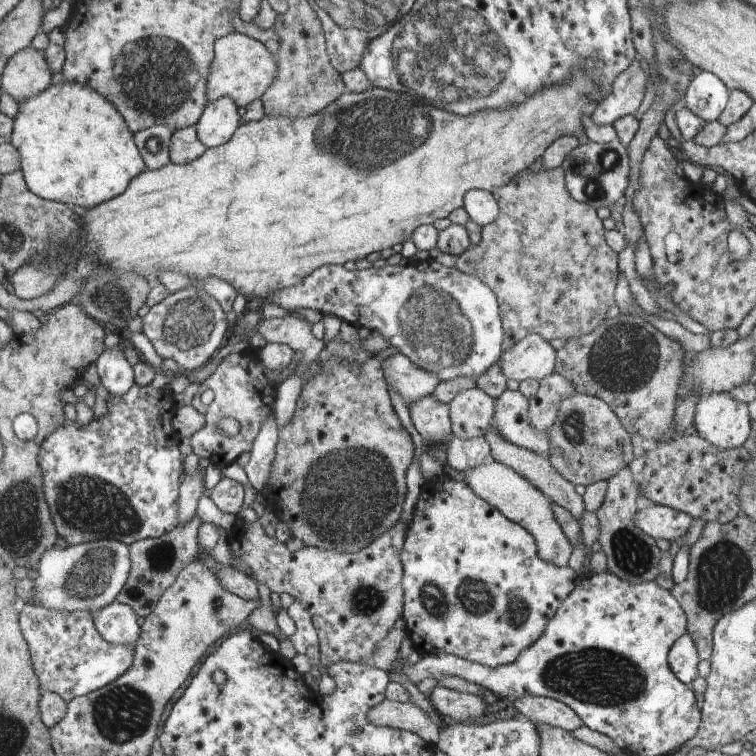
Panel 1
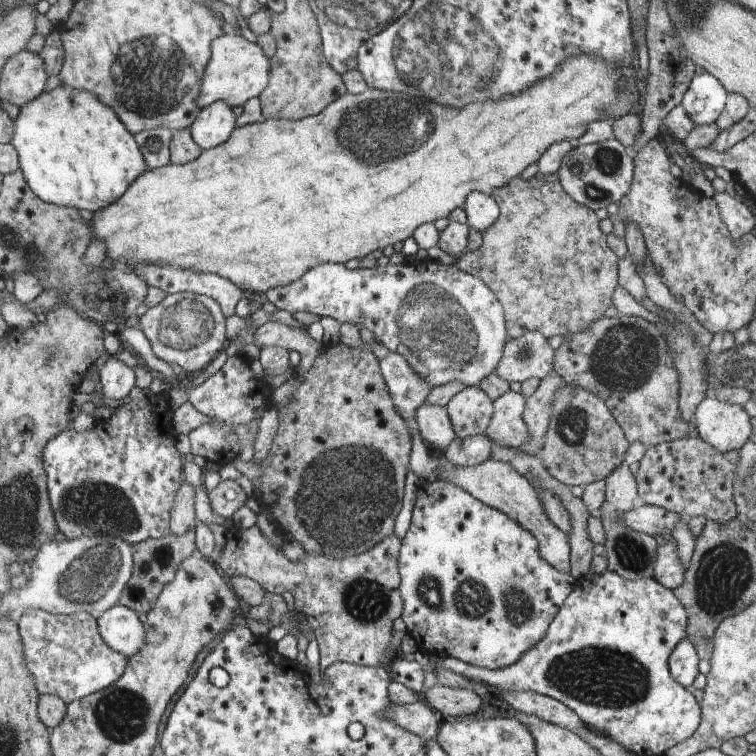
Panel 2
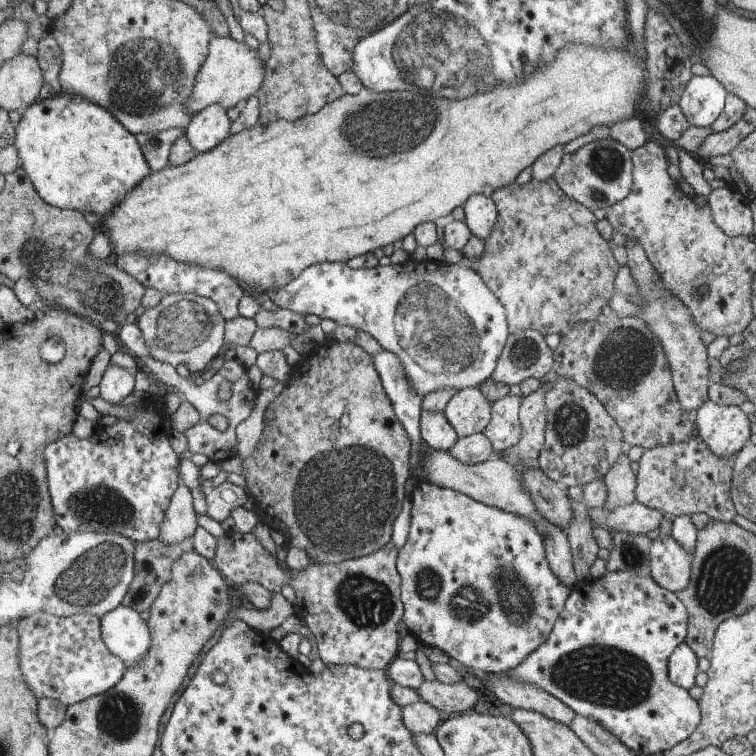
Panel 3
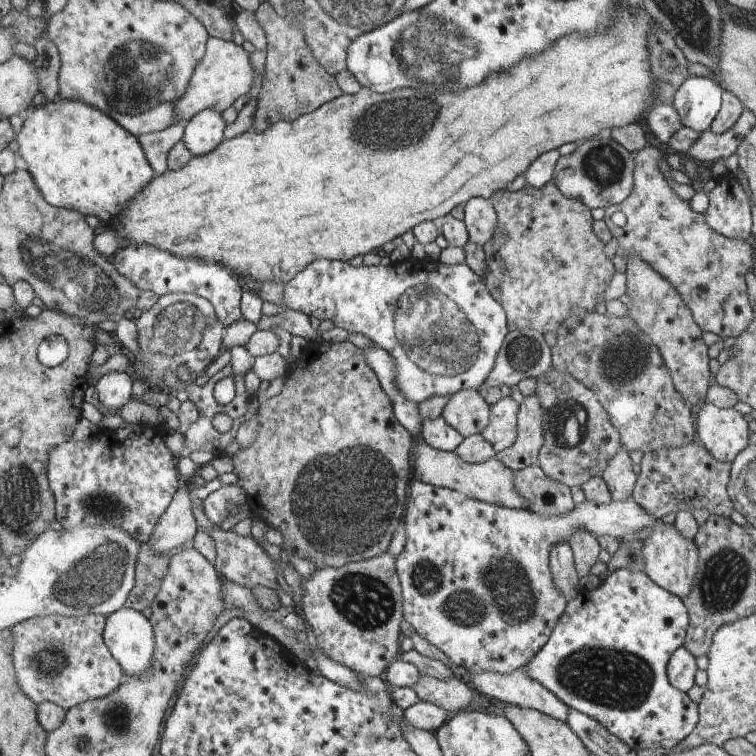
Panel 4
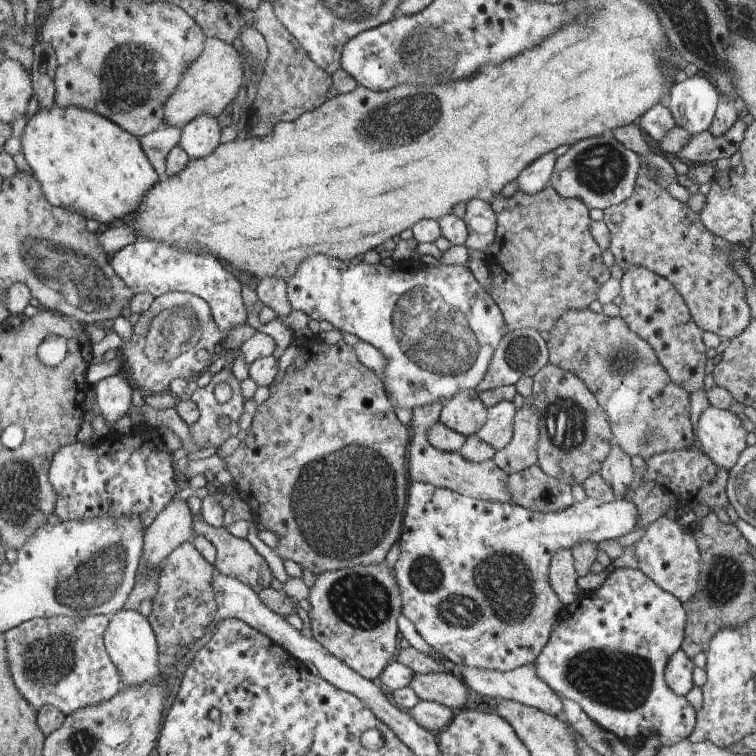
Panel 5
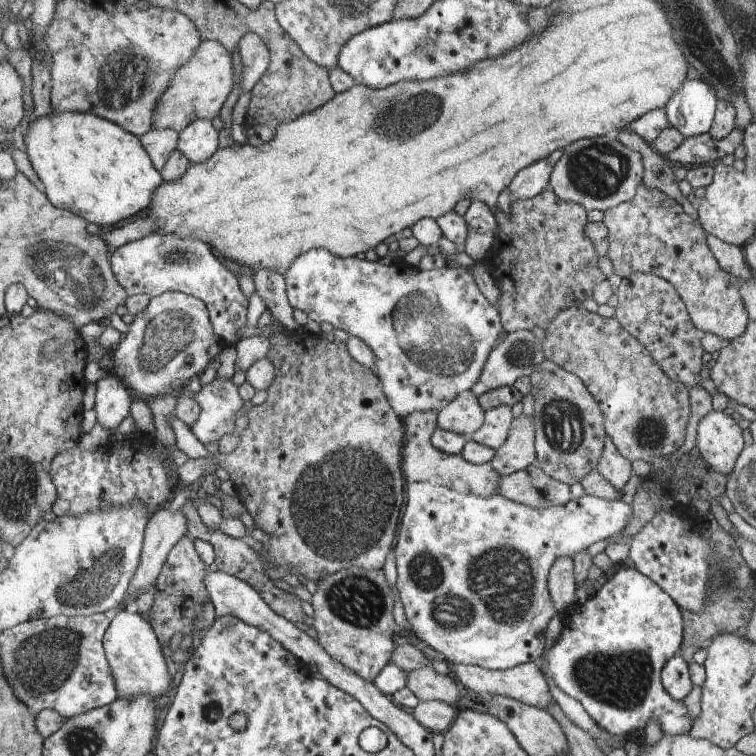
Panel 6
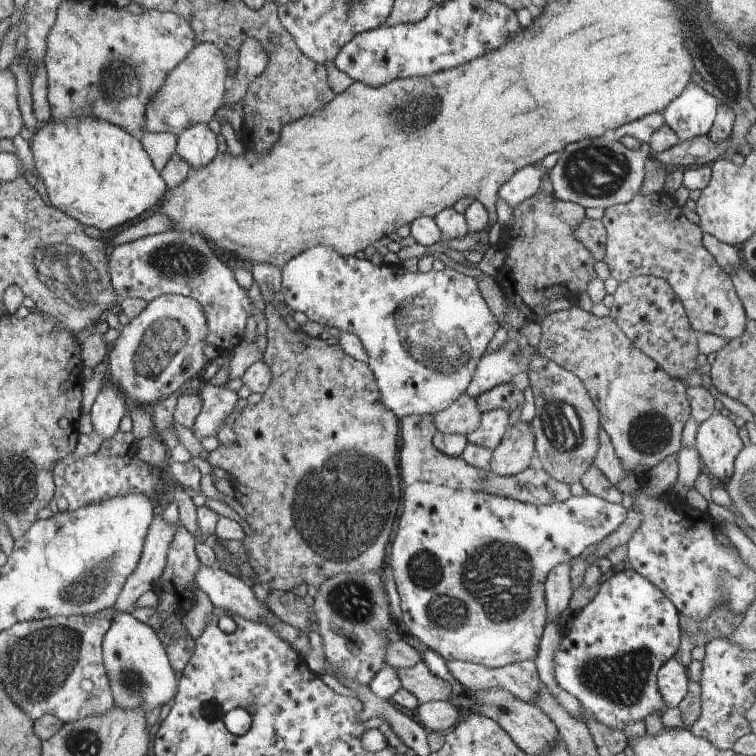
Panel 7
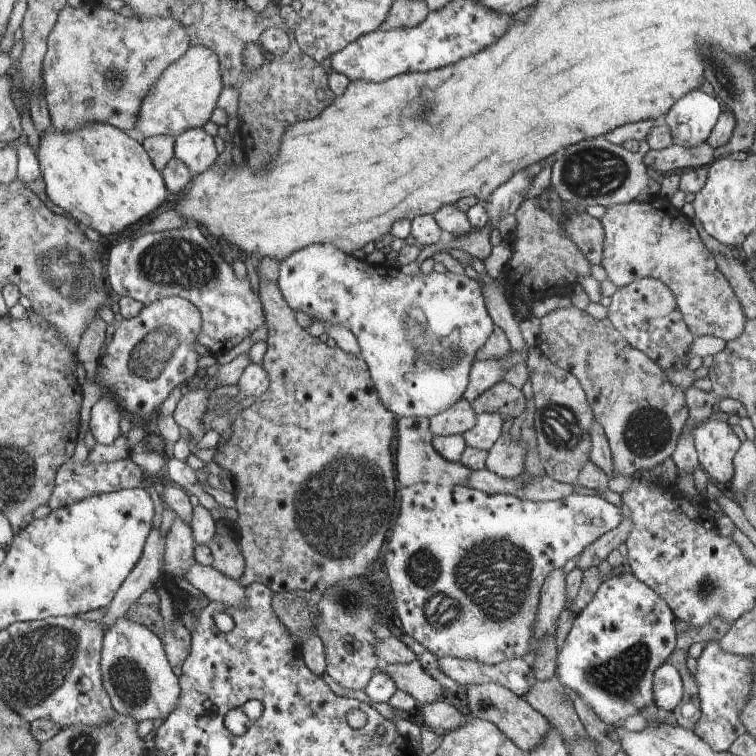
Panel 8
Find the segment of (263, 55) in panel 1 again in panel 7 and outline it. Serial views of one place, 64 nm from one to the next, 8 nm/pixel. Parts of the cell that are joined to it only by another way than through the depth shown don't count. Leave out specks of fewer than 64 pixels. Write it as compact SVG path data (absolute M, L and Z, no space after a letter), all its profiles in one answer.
M211 42L198 44L187 59L168 75L167 83L149 103L145 131L154 134L172 132L180 136L194 124L208 124L214 112L222 106L222 96L226 92L226 74L226 54Z

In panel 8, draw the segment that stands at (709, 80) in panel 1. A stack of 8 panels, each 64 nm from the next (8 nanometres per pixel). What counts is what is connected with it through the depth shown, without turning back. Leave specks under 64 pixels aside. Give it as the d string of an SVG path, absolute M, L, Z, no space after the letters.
M698 88L678 100L661 121L668 126L674 145L690 149L707 141L722 112L722 104Z

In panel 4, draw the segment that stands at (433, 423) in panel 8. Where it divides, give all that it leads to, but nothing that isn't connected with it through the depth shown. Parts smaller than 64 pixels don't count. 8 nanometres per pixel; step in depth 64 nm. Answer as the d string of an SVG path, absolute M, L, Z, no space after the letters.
M464 389L448 400L442 418L462 437L470 437L487 428L491 419L491 406L478 389Z

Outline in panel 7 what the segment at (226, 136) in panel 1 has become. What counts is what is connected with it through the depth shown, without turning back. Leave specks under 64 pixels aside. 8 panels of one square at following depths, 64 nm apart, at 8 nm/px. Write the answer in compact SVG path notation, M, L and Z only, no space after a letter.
M194 124L177 136L176 153L191 165L192 169L204 168L216 154L216 136L208 124Z

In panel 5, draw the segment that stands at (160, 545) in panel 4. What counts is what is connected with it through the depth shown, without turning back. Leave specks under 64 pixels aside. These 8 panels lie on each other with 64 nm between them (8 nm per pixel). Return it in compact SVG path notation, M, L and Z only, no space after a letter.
M177 497L145 530L143 557L147 568L162 566L167 557L183 543L194 538L194 516L187 502Z

